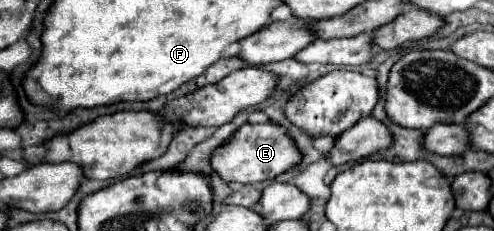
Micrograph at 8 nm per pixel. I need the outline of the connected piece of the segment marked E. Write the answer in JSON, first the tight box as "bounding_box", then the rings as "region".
{"bounding_box":[212,123,302,183],"region":[[[246,123],[232,135],[232,139],[224,147],[220,147],[212,155],[212,167],[220,173],[224,181],[230,183],[256,183],[256,181],[274,179],[280,173],[286,173],[288,169],[300,165],[300,161],[302,161],[302,153],[296,147],[292,135],[276,123],[266,123],[266,125]]]}

